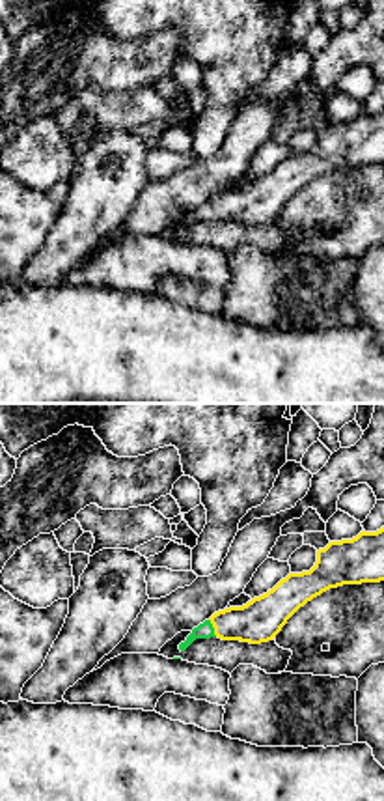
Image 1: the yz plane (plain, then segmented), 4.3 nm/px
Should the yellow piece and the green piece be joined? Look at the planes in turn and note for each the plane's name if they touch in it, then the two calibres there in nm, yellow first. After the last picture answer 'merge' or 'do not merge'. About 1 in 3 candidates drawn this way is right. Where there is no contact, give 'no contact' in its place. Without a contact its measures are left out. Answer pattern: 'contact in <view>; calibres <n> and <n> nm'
contact in yz; calibres 190 and 70 nm

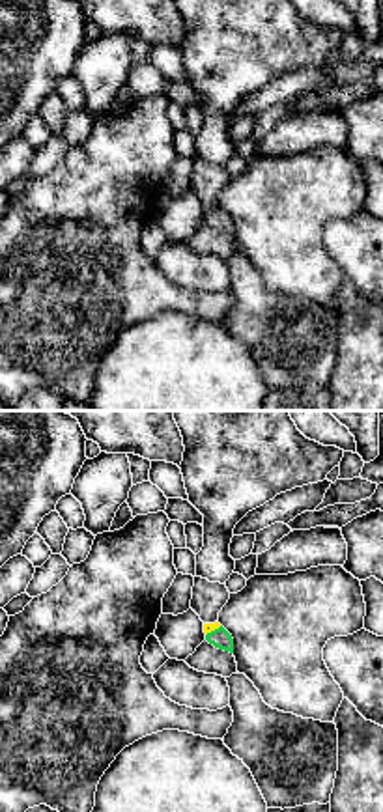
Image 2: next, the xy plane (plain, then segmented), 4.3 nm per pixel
contact in xy; calibres 50 and 90 nm

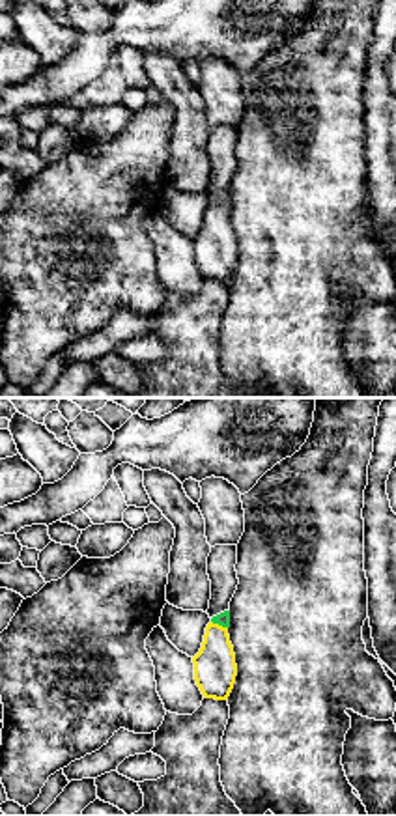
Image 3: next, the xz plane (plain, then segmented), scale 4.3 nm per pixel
contact in xz; calibres 180 and 60 nm

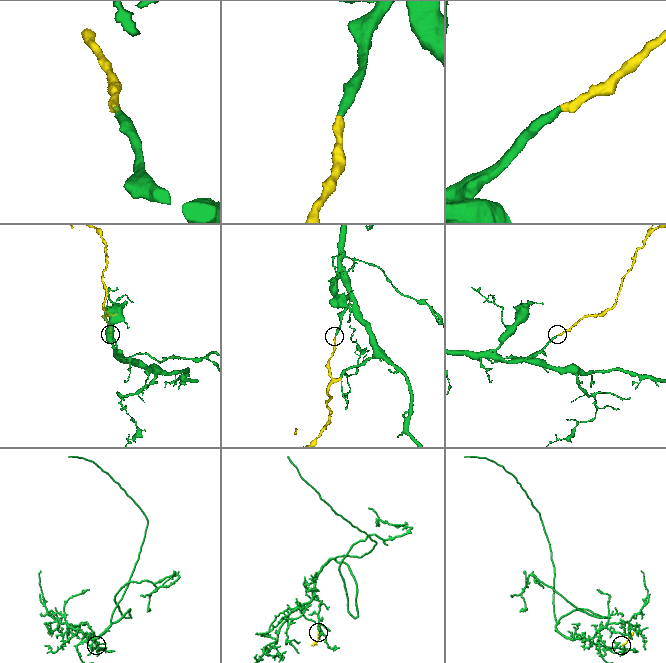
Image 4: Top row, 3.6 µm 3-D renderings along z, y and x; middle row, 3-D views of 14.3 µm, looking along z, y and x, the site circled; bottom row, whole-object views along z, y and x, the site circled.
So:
merge

